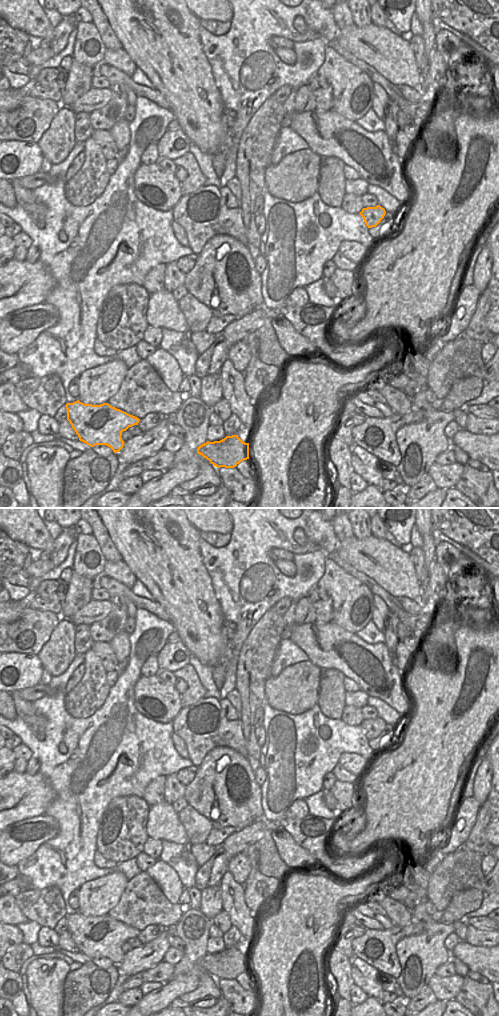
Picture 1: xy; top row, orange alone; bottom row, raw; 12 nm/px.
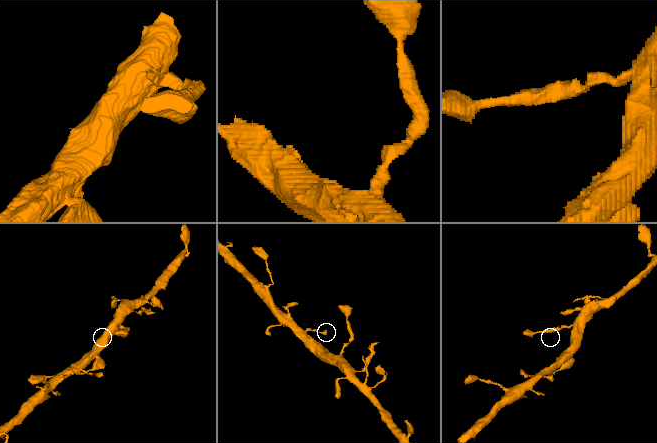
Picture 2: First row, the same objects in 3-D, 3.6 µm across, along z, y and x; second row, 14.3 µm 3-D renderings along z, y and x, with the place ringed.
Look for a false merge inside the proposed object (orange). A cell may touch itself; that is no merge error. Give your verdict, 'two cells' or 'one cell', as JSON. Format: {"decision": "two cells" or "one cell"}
{"decision": "one cell"}

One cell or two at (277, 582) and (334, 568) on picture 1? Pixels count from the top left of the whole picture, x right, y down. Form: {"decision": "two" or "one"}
{"decision": "two"}

